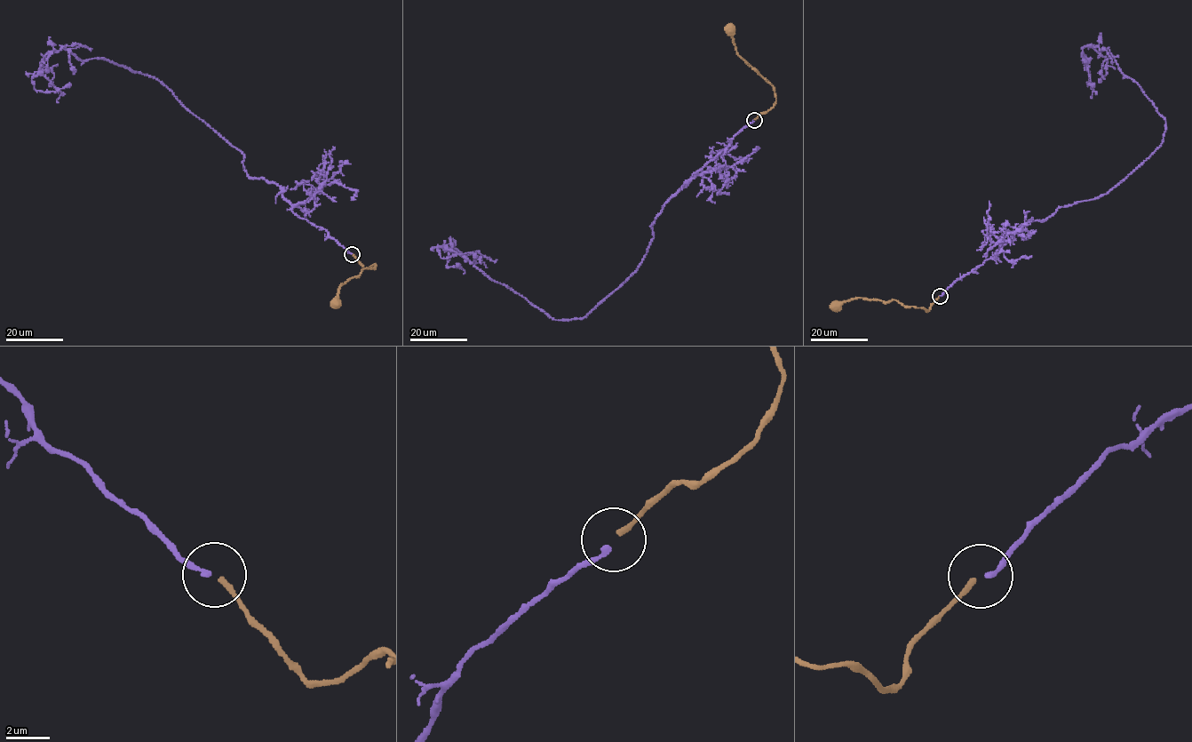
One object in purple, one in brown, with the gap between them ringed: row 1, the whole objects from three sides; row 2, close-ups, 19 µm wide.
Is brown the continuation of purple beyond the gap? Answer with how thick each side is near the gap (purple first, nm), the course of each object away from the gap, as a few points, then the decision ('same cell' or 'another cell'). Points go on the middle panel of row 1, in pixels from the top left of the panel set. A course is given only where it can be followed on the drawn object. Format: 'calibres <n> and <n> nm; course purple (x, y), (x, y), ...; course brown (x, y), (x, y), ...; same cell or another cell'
calibres 240 and 260 nm; course purple (753, 121), (666, 202), (637, 271), (584, 317), (550, 317), (450, 238), (451, 248), (437, 250), (477, 257); course brown (754, 119), (768, 111), (775, 101), (774, 91), (738, 55), (730, 27); same cell

